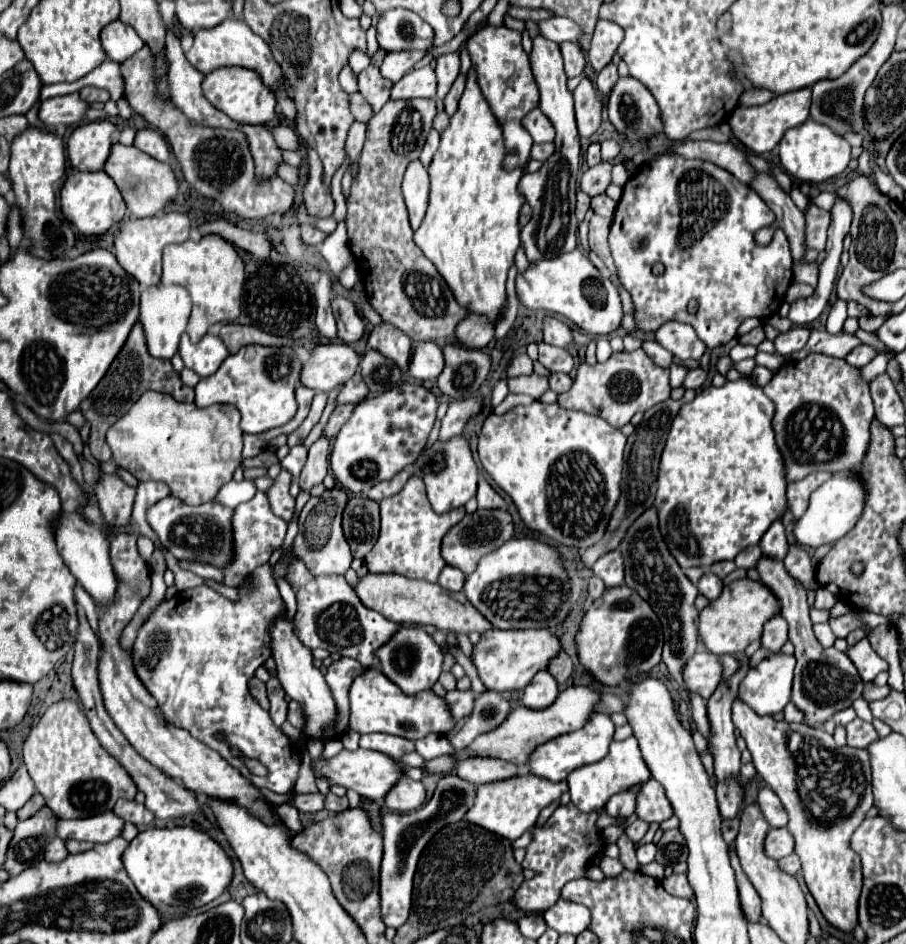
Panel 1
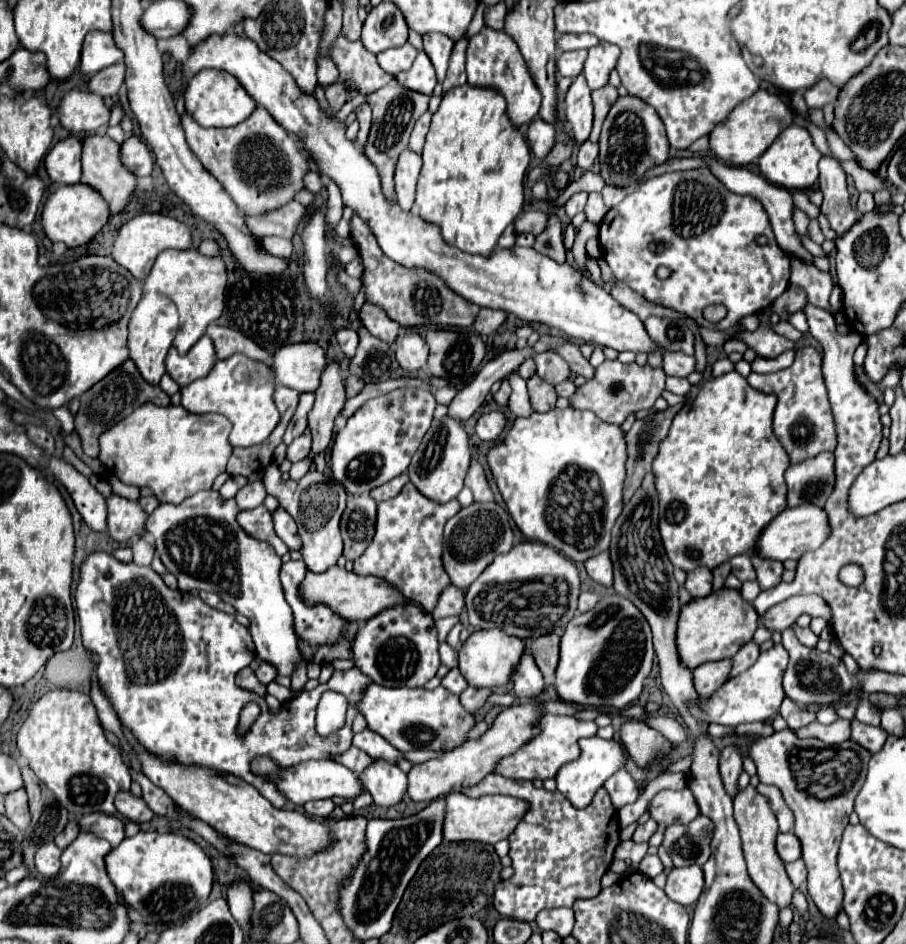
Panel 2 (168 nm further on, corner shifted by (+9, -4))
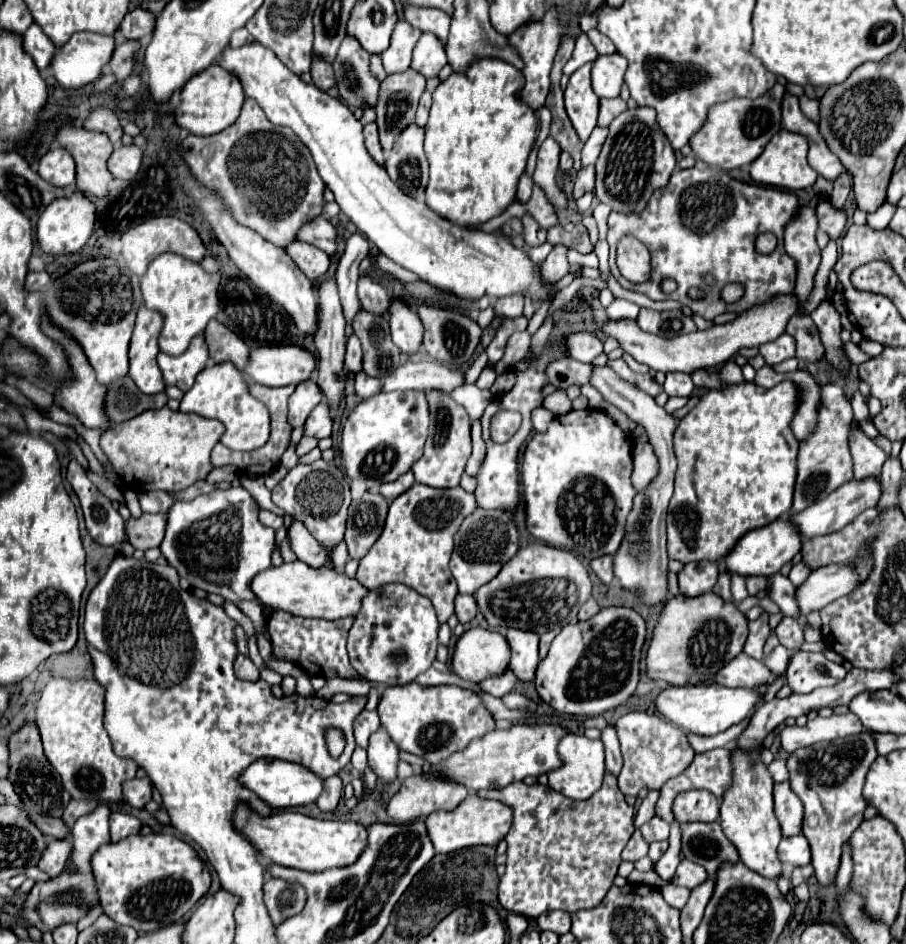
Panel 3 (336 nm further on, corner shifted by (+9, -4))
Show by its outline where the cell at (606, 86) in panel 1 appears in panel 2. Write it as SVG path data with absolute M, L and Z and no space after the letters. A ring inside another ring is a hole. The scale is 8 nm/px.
M606 85L606 87L592 93L592 101L594 101L594 129L592 129L592 135L590 135L592 143L598 143L602 123L604 123L608 111L610 111L610 107L616 103L616 99L618 99L618 91L612 85Z

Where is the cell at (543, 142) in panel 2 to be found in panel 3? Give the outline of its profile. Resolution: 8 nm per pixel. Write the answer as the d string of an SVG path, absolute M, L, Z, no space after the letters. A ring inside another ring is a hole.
M546 137L542 141L542 145L538 147L538 163L536 163L536 171L534 171L534 183L538 183L548 199L552 201L552 205L556 207L564 207L566 205L566 195L558 183L558 157L560 157L560 147L552 137Z

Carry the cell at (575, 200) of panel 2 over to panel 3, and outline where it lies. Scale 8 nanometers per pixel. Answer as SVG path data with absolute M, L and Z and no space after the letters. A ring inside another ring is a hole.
M584 167L578 171L576 175L576 181L574 181L574 191L572 191L572 197L574 201L578 201L584 193L592 191L594 189L594 167Z

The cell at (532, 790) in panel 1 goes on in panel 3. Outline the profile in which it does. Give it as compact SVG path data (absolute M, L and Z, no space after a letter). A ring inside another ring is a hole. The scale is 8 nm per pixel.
M472 793L454 811L434 811L434 815L428 815L426 827L436 853L452 853L474 845L492 845L492 847L498 845L512 827L512 817L514 811L506 803L480 799Z

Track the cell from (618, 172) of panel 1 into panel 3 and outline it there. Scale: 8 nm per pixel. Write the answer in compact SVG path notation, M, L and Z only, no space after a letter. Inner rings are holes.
M598 203L598 205L594 207L594 211L592 211L592 215L594 215L596 223L598 223L599 240L606 240L608 231L607 226L608 213L610 213L610 207L608 207L606 203Z

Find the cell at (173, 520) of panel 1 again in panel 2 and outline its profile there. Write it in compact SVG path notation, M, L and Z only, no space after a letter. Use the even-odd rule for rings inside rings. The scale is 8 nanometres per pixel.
M198 491L198 495L192 495L180 505L160 503L148 517L146 531L154 537L156 551L166 569L176 575L180 591L196 589L218 593L252 621L250 633L256 655L272 663L278 675L290 677L302 657L298 655L294 617L278 579L282 561L270 543L250 537L238 525L238 511L236 499L222 499L216 491Z

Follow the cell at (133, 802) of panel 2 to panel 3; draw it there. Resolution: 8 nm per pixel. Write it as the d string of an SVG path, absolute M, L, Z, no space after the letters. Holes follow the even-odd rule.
M148 777L144 779L130 779L122 783L124 801L136 809L144 809L146 803L152 799L152 783Z

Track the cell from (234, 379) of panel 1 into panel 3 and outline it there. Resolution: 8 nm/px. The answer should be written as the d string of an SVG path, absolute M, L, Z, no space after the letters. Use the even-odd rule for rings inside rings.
M218 363L214 367L206 367L196 375L196 383L190 391L184 393L180 401L182 413L198 413L208 419L218 419L224 423L226 431L220 439L226 447L234 451L252 451L262 447L270 435L270 413L268 407L254 399L248 391L248 383L244 373L238 371L232 363Z

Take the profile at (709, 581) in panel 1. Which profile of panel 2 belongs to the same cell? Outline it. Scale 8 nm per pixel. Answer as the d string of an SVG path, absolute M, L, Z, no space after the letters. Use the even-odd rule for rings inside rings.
M696 567L694 571L688 573L684 587L694 599L710 595L712 593L712 571L708 567Z

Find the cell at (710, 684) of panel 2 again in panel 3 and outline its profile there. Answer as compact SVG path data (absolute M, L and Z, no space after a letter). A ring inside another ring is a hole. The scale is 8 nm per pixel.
M740 653L726 667L722 667L712 677L712 681L726 687L758 687L760 683L766 683L770 677L772 673L766 669L762 661L756 661Z

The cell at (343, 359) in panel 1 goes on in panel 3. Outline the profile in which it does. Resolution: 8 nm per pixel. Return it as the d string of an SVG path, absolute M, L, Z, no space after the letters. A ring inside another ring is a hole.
M298 345L258 347L250 353L246 373L252 381L266 387L298 385L316 369L316 357Z

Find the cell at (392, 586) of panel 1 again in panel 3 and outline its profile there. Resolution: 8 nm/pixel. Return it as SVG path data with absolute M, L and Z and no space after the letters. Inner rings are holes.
M302 561L282 563L280 567L270 567L262 571L252 581L252 591L262 603L274 609L288 611L298 617L318 617L318 619L340 619L348 615L358 615L362 607L362 597L368 595L368 589L362 587L356 579L328 567L310 567Z

